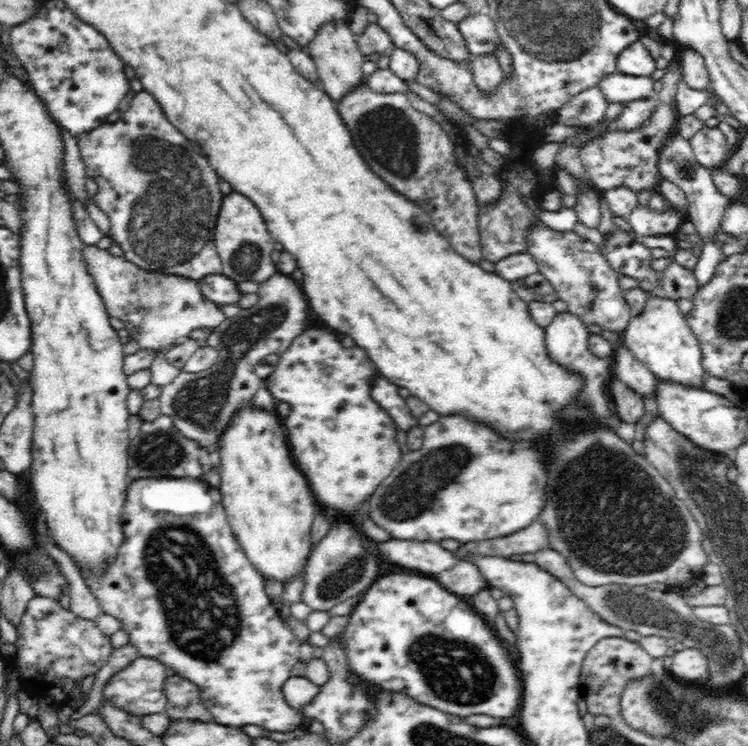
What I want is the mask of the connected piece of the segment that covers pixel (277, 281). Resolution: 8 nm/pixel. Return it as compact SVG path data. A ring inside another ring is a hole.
M275 272L261 282L257 290L256 304L222 321L208 334L206 344L217 352L216 364L198 373L182 371L166 387L159 397L161 415L170 416L174 427L186 438L198 441L206 447L217 464L219 438L232 422L240 407L252 402L252 398L266 380L253 372L265 356L284 353L292 341L304 330L309 304L301 287L291 276Z

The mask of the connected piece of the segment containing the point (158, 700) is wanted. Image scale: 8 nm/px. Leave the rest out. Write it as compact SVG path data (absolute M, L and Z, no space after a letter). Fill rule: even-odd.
M139 656L126 668L117 672L106 681L103 689L105 700L109 700L114 706L138 716L147 714L165 713L167 698L164 694L164 681L166 678L166 665L155 658Z

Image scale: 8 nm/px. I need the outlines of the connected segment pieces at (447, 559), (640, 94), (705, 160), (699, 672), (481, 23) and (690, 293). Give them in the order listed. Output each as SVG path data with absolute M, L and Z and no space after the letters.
M390 539L378 542L376 550L380 560L425 575L442 572L460 561L454 558L453 552L448 552L434 542L424 544L417 540Z
M616 72L605 76L597 87L605 94L608 102L628 103L656 97L654 82L650 76L630 76Z
M704 126L690 139L700 166L718 169L730 156L726 136L716 128Z
M685 647L673 655L670 671L683 682L705 685L709 677L707 666L708 660L701 650Z
M486 12L469 15L456 24L466 41L466 47L472 55L493 54L496 56L498 46L503 46L496 28L496 22Z
M674 262L660 274L660 294L672 300L682 298L692 299L698 288L698 281L694 278L694 271Z

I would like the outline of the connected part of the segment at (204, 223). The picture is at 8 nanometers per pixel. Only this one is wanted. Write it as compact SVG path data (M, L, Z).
M137 92L130 103L130 107L125 112L120 113L117 121L112 123L106 122L102 126L90 130L90 132L80 134L77 144L80 148L82 161L85 164L85 172L88 177L94 179L94 182L98 186L98 191L93 196L93 200L95 200L97 207L110 219L108 236L112 239L113 244L120 246L123 257L140 266L142 270L151 270L152 272L162 274L174 274L199 281L209 274L220 274L222 272L222 261L213 241L214 228L220 212L220 204L222 204L222 200L220 200L222 195L220 187L218 187L219 176L209 165L208 159L194 152L194 144L190 144L190 140L175 126L172 126L172 123L167 119L167 116L164 116L164 112L162 112L162 108L158 104L159 102L156 102L154 97L150 96L148 92Z

